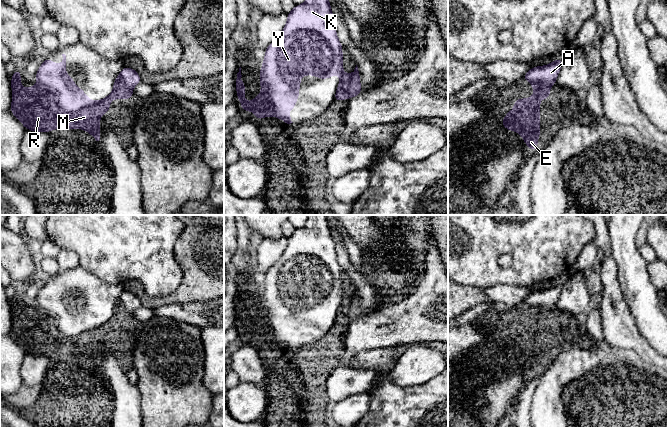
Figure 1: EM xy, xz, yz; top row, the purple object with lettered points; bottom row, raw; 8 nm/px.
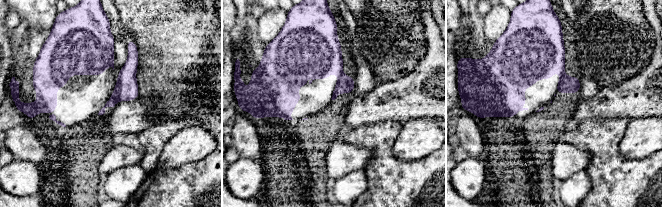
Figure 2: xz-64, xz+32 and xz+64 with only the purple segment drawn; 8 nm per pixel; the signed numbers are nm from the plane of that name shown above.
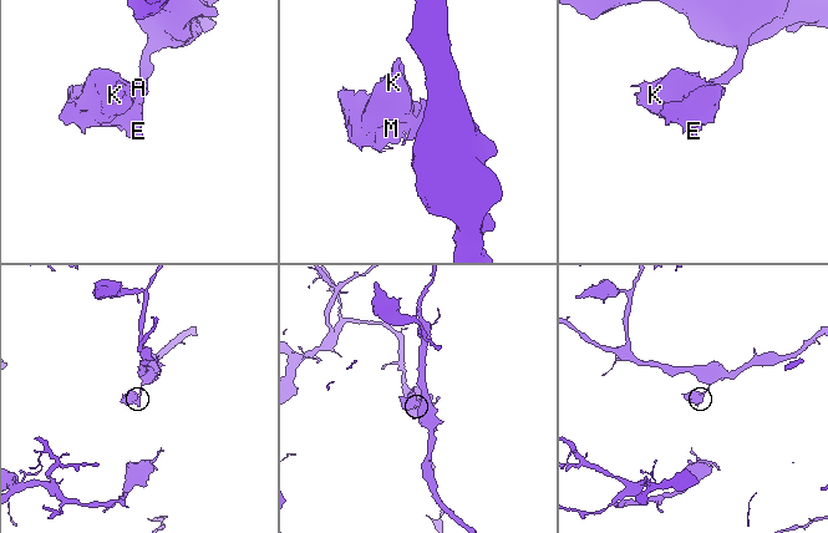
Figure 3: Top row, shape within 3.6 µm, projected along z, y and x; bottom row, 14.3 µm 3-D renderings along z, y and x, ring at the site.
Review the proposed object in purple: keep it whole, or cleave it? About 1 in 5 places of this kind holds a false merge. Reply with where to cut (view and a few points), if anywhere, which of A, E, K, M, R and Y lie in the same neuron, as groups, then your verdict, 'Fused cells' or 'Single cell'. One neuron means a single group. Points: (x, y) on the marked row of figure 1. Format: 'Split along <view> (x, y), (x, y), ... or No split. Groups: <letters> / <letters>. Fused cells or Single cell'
Split along xz (349, 75), (348, 94), (351, 97). Groups: A / E K M R Y. Fused cells

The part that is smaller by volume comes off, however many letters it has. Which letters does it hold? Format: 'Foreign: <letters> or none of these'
Foreign: E, K, M, R, Y

